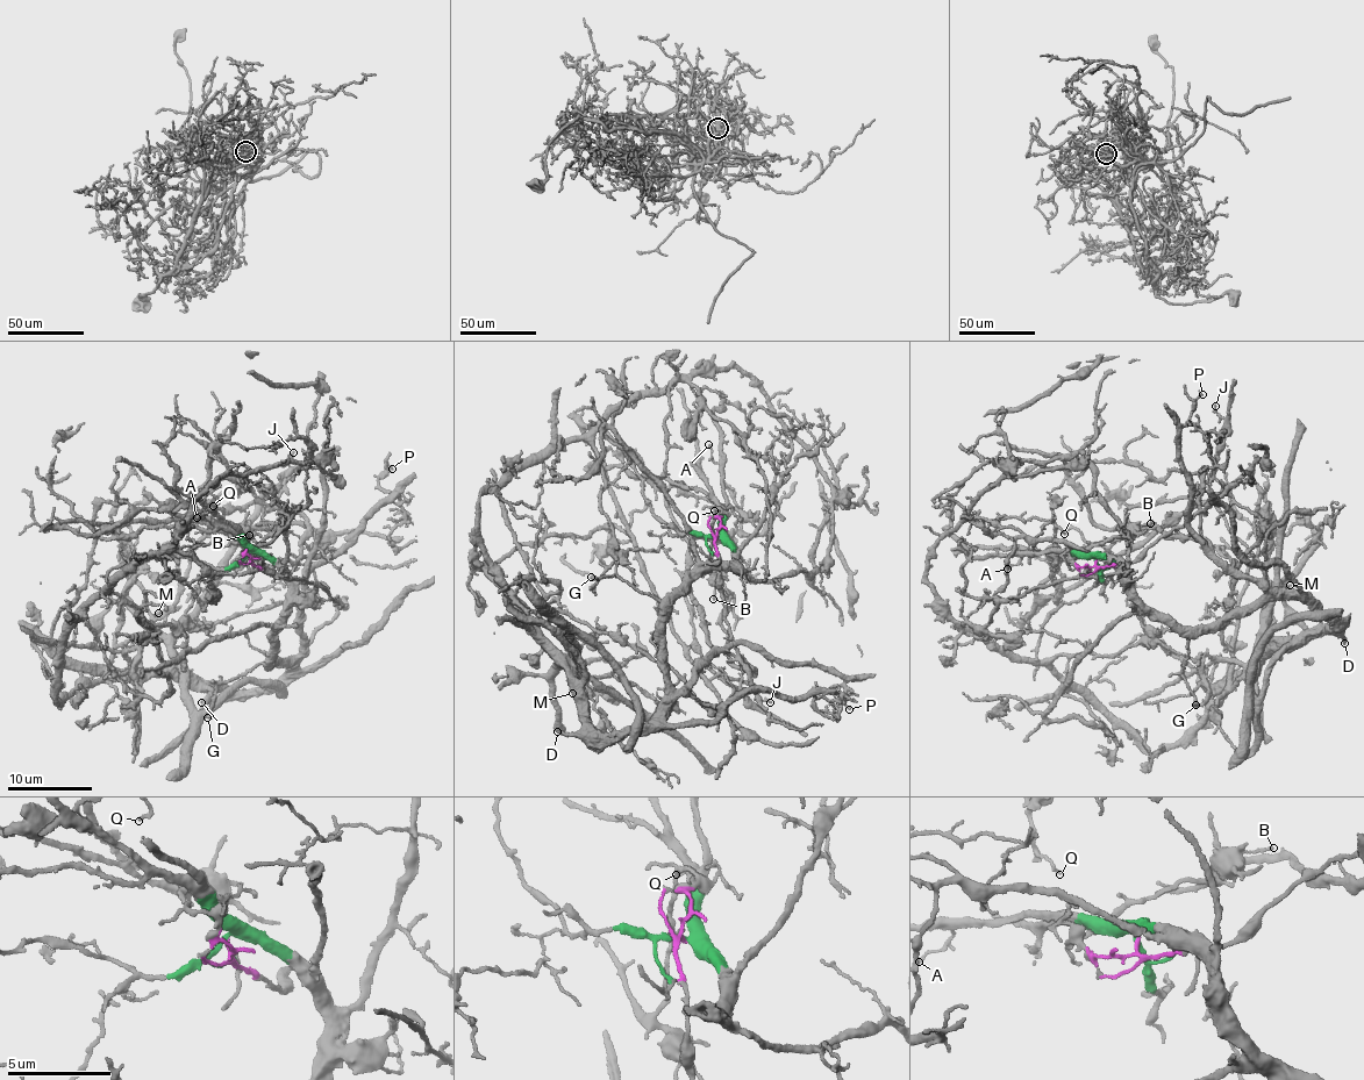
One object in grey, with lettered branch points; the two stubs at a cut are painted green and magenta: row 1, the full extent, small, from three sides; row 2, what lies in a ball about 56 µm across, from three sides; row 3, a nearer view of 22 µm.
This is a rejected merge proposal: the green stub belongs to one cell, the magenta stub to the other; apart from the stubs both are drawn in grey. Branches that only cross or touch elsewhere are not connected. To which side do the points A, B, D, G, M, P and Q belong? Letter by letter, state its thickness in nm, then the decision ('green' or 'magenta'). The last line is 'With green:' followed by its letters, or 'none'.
A: 110 nm | green
B: 120 nm | magenta
D: 220 nm | green
G: 320 nm | green
M: 180 nm | green
P: 150 nm | green
Q: 130 nm | magenta
With green: A, D, G, M, P

